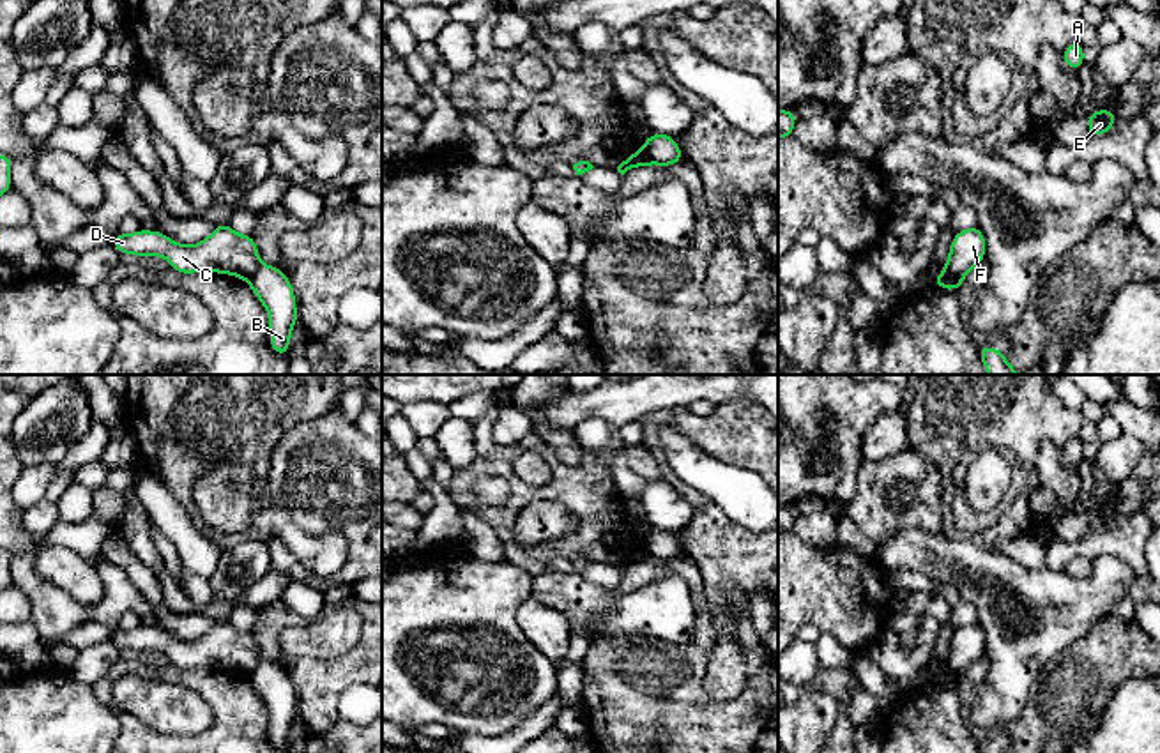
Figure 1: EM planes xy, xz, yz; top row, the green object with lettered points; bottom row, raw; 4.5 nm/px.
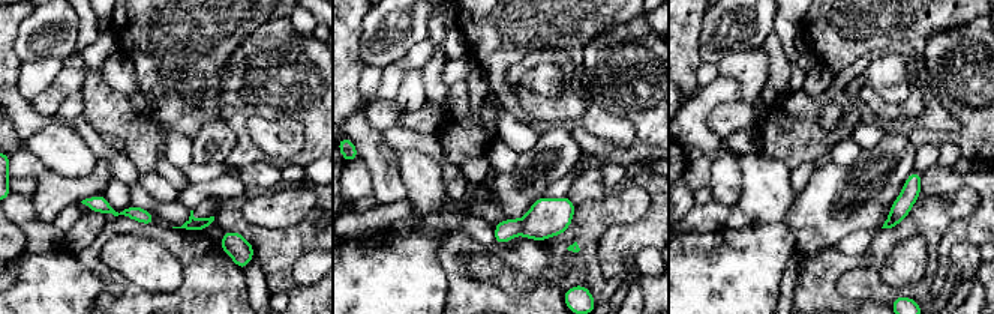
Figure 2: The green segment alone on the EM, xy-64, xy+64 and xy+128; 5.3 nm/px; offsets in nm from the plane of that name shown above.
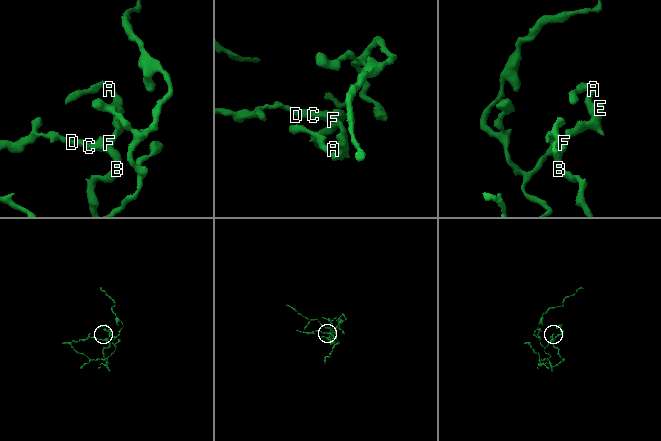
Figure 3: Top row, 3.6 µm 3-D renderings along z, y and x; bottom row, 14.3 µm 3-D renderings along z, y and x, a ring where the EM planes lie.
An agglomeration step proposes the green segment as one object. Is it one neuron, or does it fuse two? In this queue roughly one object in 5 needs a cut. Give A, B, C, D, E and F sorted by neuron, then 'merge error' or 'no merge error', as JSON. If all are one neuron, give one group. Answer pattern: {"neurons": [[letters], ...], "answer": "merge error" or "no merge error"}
{"neurons": [["A", "C", "D", "E", "F"], ["B"]], "answer": "merge error"}

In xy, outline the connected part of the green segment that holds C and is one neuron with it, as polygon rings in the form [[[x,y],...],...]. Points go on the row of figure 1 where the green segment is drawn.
[[[226,223],[195,246],[182,246],[161,232],[140,230],[131,235],[117,232],[115,249],[126,255],[163,256],[179,274],[212,270],[249,279],[262,265],[256,242],[251,235],[237,235]]]

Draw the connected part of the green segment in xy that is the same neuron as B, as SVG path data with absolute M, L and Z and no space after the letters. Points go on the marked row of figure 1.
M260 265L248 279L258 300L267 308L271 329L271 350L286 357L295 311L294 288L283 270L272 265Z

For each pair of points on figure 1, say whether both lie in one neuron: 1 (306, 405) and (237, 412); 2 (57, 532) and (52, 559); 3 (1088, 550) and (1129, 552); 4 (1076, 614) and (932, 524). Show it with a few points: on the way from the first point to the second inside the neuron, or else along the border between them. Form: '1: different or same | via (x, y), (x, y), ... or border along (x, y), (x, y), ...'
1: same | via (289, 405), (255, 405)
2: different | border along (48, 543), (66, 547), (89, 562)
3: same | via (1098, 547), (1118, 547)
4: different | border along (899, 532), (904, 529), (922, 529), (941, 534)

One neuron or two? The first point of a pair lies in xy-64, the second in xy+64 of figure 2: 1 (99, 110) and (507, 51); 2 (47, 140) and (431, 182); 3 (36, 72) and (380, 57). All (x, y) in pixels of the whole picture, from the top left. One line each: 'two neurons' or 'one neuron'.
1: one neuron
2: one neuron
3: two neurons

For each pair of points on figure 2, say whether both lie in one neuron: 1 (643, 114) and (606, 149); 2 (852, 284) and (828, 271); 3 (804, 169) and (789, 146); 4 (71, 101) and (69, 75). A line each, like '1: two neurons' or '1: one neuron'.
1: one neuron
2: two neurons
3: two neurons
4: two neurons

